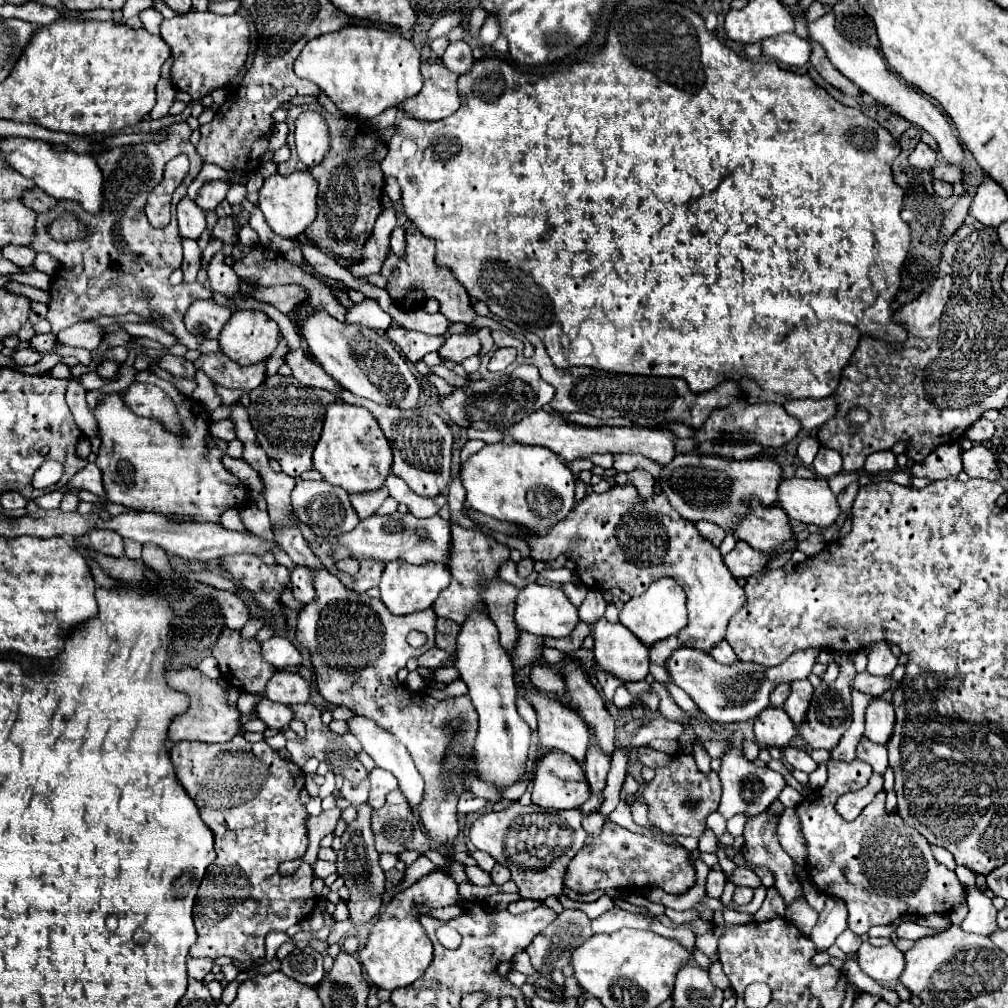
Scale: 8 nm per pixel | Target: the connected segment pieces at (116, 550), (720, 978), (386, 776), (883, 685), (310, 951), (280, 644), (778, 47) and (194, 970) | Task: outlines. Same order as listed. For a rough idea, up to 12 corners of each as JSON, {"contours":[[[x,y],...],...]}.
{"contours":[[[92,531],[88,543],[108,557],[124,557],[124,541],[114,531]],[[720,963],[708,969],[712,983],[720,989],[728,989],[730,981],[724,975]],[[370,771],[368,803],[372,809],[384,805],[386,795],[398,787],[388,771]],[[856,673],[852,689],[880,697],[890,689],[888,677]],[[294,947],[280,971],[304,985],[324,977],[322,955]],[[286,637],[262,643],[264,661],[276,669],[300,665],[298,649]],[[796,33],[762,41],[762,55],[790,67],[810,59],[810,43]],[[188,957],[188,975],[204,979],[214,961]]]}

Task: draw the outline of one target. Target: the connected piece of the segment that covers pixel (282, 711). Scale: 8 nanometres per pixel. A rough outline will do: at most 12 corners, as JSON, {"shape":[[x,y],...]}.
{"shape":[[260,699],[254,707],[268,729],[286,729],[290,707]]}

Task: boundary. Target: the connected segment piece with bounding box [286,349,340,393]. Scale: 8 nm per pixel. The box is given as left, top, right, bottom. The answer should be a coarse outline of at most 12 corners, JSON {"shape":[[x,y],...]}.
{"shape":[[302,349],[286,355],[302,385],[340,391],[340,385]]}

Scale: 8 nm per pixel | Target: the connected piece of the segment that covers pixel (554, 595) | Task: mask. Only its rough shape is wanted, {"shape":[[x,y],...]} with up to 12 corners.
{"shape":[[528,583],[516,597],[516,625],[564,637],[580,621],[558,587]]}

